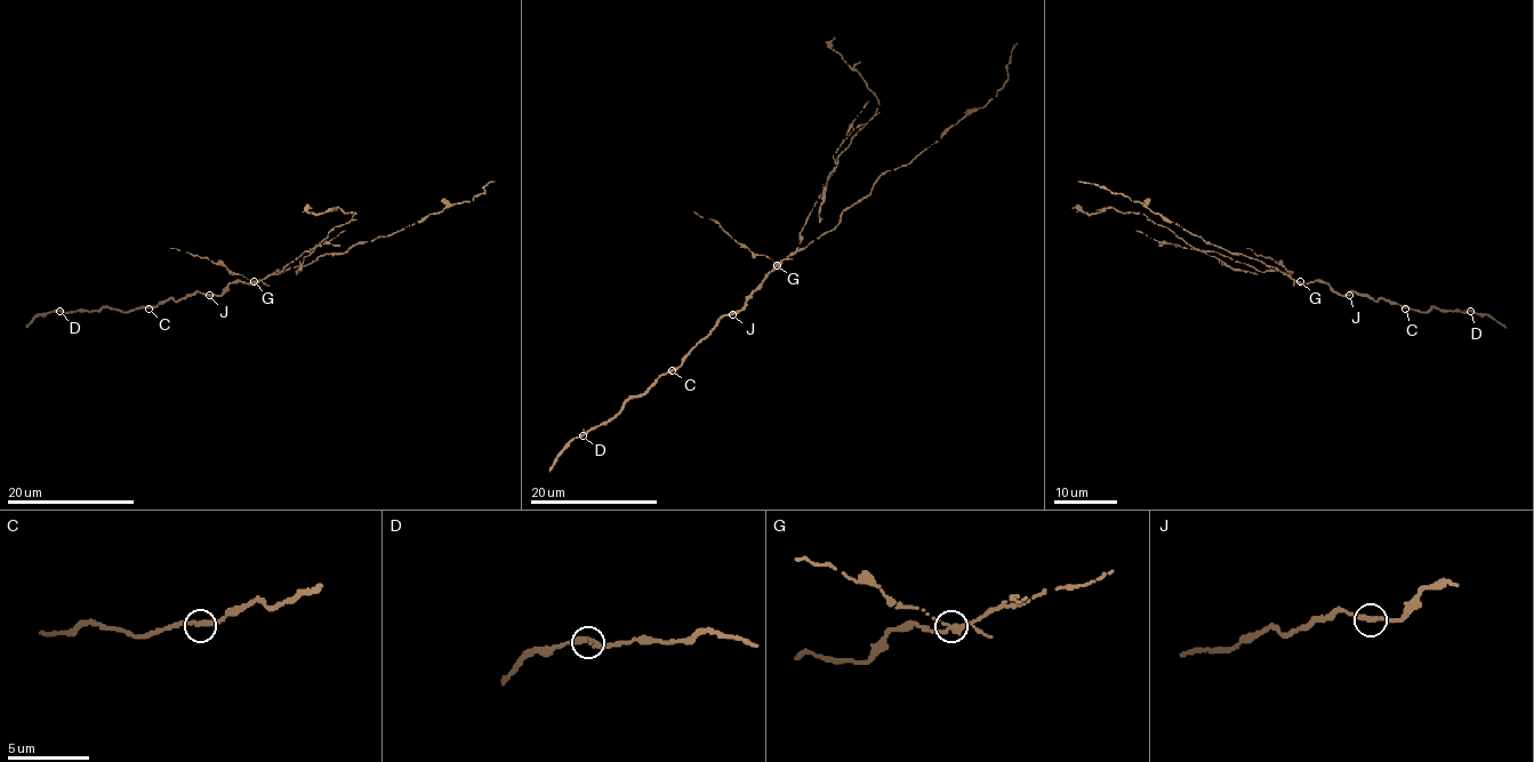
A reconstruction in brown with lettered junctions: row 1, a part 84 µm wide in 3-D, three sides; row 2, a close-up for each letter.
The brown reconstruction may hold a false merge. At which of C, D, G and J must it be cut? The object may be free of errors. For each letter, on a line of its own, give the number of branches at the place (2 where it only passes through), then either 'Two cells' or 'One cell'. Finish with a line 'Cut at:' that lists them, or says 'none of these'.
C: Branches: 2. One cell
D: Branches: 2. One cell
G: Branches: 2. Two cells
J: Branches: 2. One cell
Cut at: G

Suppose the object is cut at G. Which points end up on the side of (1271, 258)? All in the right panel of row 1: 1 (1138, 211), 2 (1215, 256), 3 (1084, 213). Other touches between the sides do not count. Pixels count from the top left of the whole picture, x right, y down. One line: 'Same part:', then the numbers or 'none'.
Same part: 1, 2, 3

